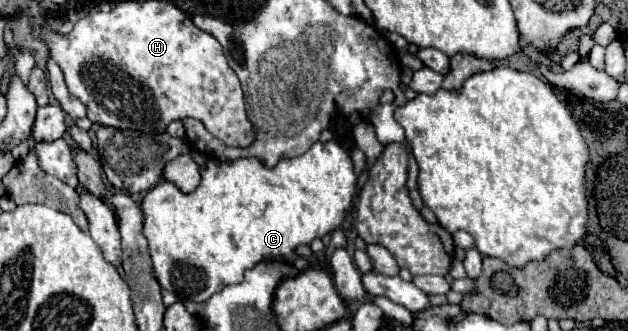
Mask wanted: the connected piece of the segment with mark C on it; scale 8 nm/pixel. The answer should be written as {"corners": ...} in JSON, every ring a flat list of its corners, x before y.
{"corners":[[315,142,305,154,283,158,275,168,265,168,255,158,241,158,235,162,209,160,203,170,199,188,183,194,175,184,161,182,151,188,143,200,145,226,143,234,149,242,149,252,155,266,155,276,161,288,173,292,179,300,205,302,223,286,239,284,243,272,261,260,293,262,295,248,309,244,343,226,347,210,353,206,357,194,357,174,347,150,331,142]]}

